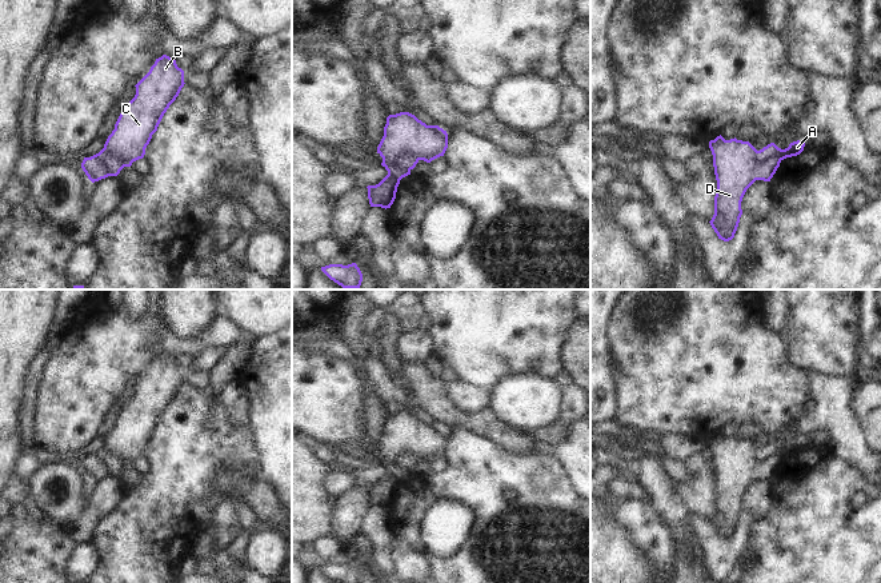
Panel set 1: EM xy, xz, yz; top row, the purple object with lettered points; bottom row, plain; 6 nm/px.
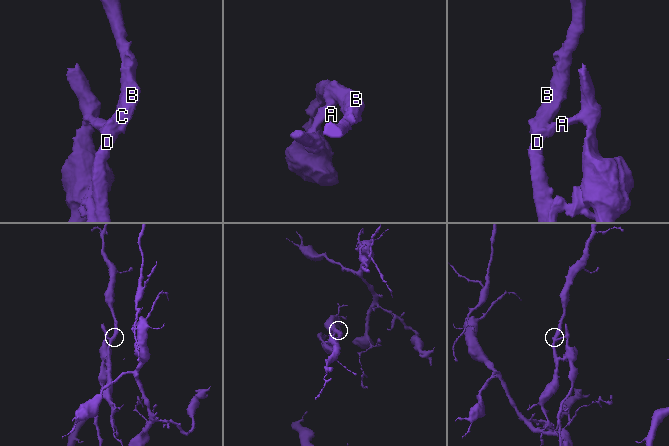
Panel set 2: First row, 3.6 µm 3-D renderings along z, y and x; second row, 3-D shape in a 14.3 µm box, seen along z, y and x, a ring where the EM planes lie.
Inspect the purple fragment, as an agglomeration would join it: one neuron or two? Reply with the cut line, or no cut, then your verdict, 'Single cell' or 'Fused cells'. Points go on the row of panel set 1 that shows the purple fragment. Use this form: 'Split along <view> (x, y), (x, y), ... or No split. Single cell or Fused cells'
Split along xz (417, 159), (404, 155), (399, 160), (397, 168). Fused cells.

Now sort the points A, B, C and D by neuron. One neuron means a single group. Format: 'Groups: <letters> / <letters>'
Groups: A / B C D.

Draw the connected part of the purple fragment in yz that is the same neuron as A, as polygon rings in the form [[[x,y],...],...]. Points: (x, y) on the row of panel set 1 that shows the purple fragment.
[[[793,141],[789,144],[788,148],[781,149],[774,143],[768,144],[762,149],[757,151],[758,160],[769,160],[772,157],[778,157],[784,160],[786,157],[797,156],[804,151],[805,143],[804,141]]]

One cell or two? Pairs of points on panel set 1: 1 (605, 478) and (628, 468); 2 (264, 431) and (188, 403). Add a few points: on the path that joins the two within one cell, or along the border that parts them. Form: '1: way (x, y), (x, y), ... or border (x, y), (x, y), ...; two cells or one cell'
1: border (604, 464), (612, 464), (623, 476); two cells
2: border (249, 424), (260, 455); two cells

